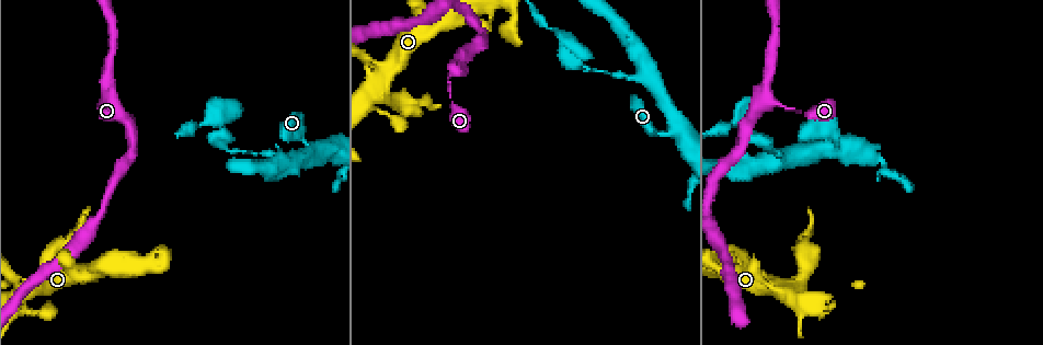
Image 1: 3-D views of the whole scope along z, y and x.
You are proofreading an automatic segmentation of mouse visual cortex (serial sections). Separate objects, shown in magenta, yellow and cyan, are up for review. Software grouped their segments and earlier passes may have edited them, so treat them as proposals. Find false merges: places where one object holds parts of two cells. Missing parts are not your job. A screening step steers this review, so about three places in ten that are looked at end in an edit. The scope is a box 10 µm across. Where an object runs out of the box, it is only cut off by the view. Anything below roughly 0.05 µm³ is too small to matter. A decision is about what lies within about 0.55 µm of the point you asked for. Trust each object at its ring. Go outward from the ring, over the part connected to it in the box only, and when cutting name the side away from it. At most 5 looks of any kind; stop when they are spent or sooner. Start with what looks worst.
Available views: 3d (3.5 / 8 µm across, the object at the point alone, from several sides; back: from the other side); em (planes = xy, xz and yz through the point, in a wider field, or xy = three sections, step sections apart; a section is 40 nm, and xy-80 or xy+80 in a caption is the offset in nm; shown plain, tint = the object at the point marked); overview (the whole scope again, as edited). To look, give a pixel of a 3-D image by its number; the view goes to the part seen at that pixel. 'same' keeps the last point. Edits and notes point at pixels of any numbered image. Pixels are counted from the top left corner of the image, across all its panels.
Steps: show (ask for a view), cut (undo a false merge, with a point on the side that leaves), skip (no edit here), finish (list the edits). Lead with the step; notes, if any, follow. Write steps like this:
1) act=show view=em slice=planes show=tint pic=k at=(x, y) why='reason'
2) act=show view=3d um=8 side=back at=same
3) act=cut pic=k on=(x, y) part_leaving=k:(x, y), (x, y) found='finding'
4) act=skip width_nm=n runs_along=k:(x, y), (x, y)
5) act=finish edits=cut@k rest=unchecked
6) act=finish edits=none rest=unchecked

act=show view=3d um=3.5 pic=1 at=(782, 287) why='four or more arms meet'

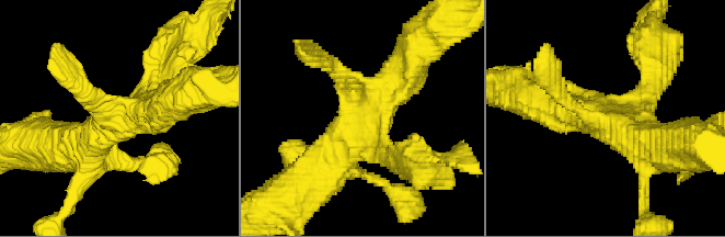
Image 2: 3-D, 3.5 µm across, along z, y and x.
act=show view=em slice=xy step=2 show=tint pic=2 at=(128, 119) arms=4 arm_widths_nm=200,200,500,500 why='now the EM'

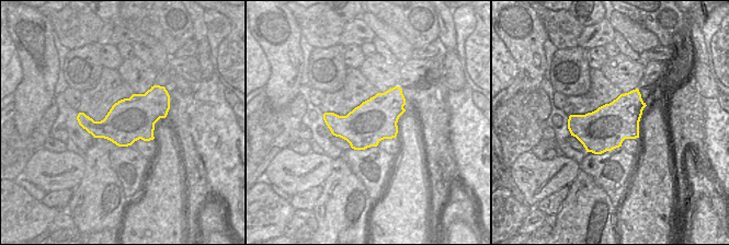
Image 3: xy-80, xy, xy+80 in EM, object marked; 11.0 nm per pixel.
act=skip runs_along=2:(415, 58), (331, 157) found='continuous, no second cell'

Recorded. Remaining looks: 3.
act=show view=3d um=3.5 side=back pic=1 at=(423, 97) why='sharp bend'

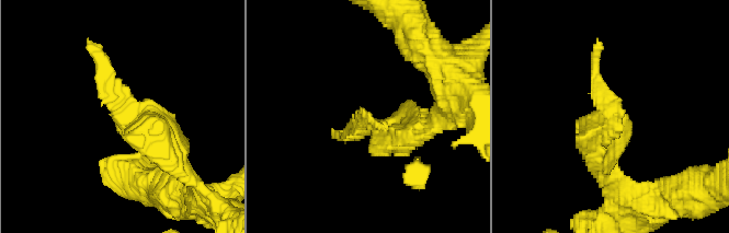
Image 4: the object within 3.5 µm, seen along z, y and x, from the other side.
act=show view=em slice=xy step=5 show=tint pic=4 at=(117, 116) why='need the tissue'

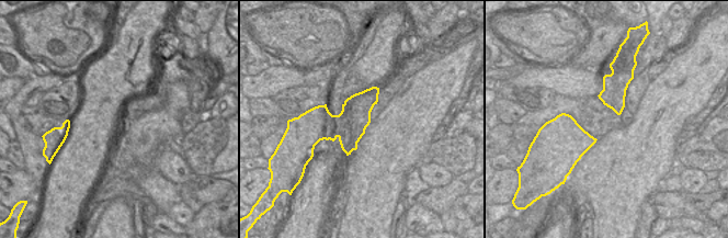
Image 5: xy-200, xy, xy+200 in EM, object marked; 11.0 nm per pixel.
act=cut pic=4 on=(599, 91) part_leaving=4:(607, 124), (596, 44) found='two cells meet here'

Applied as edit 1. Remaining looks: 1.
act=finish edits=cut@4 rest=unchecked

